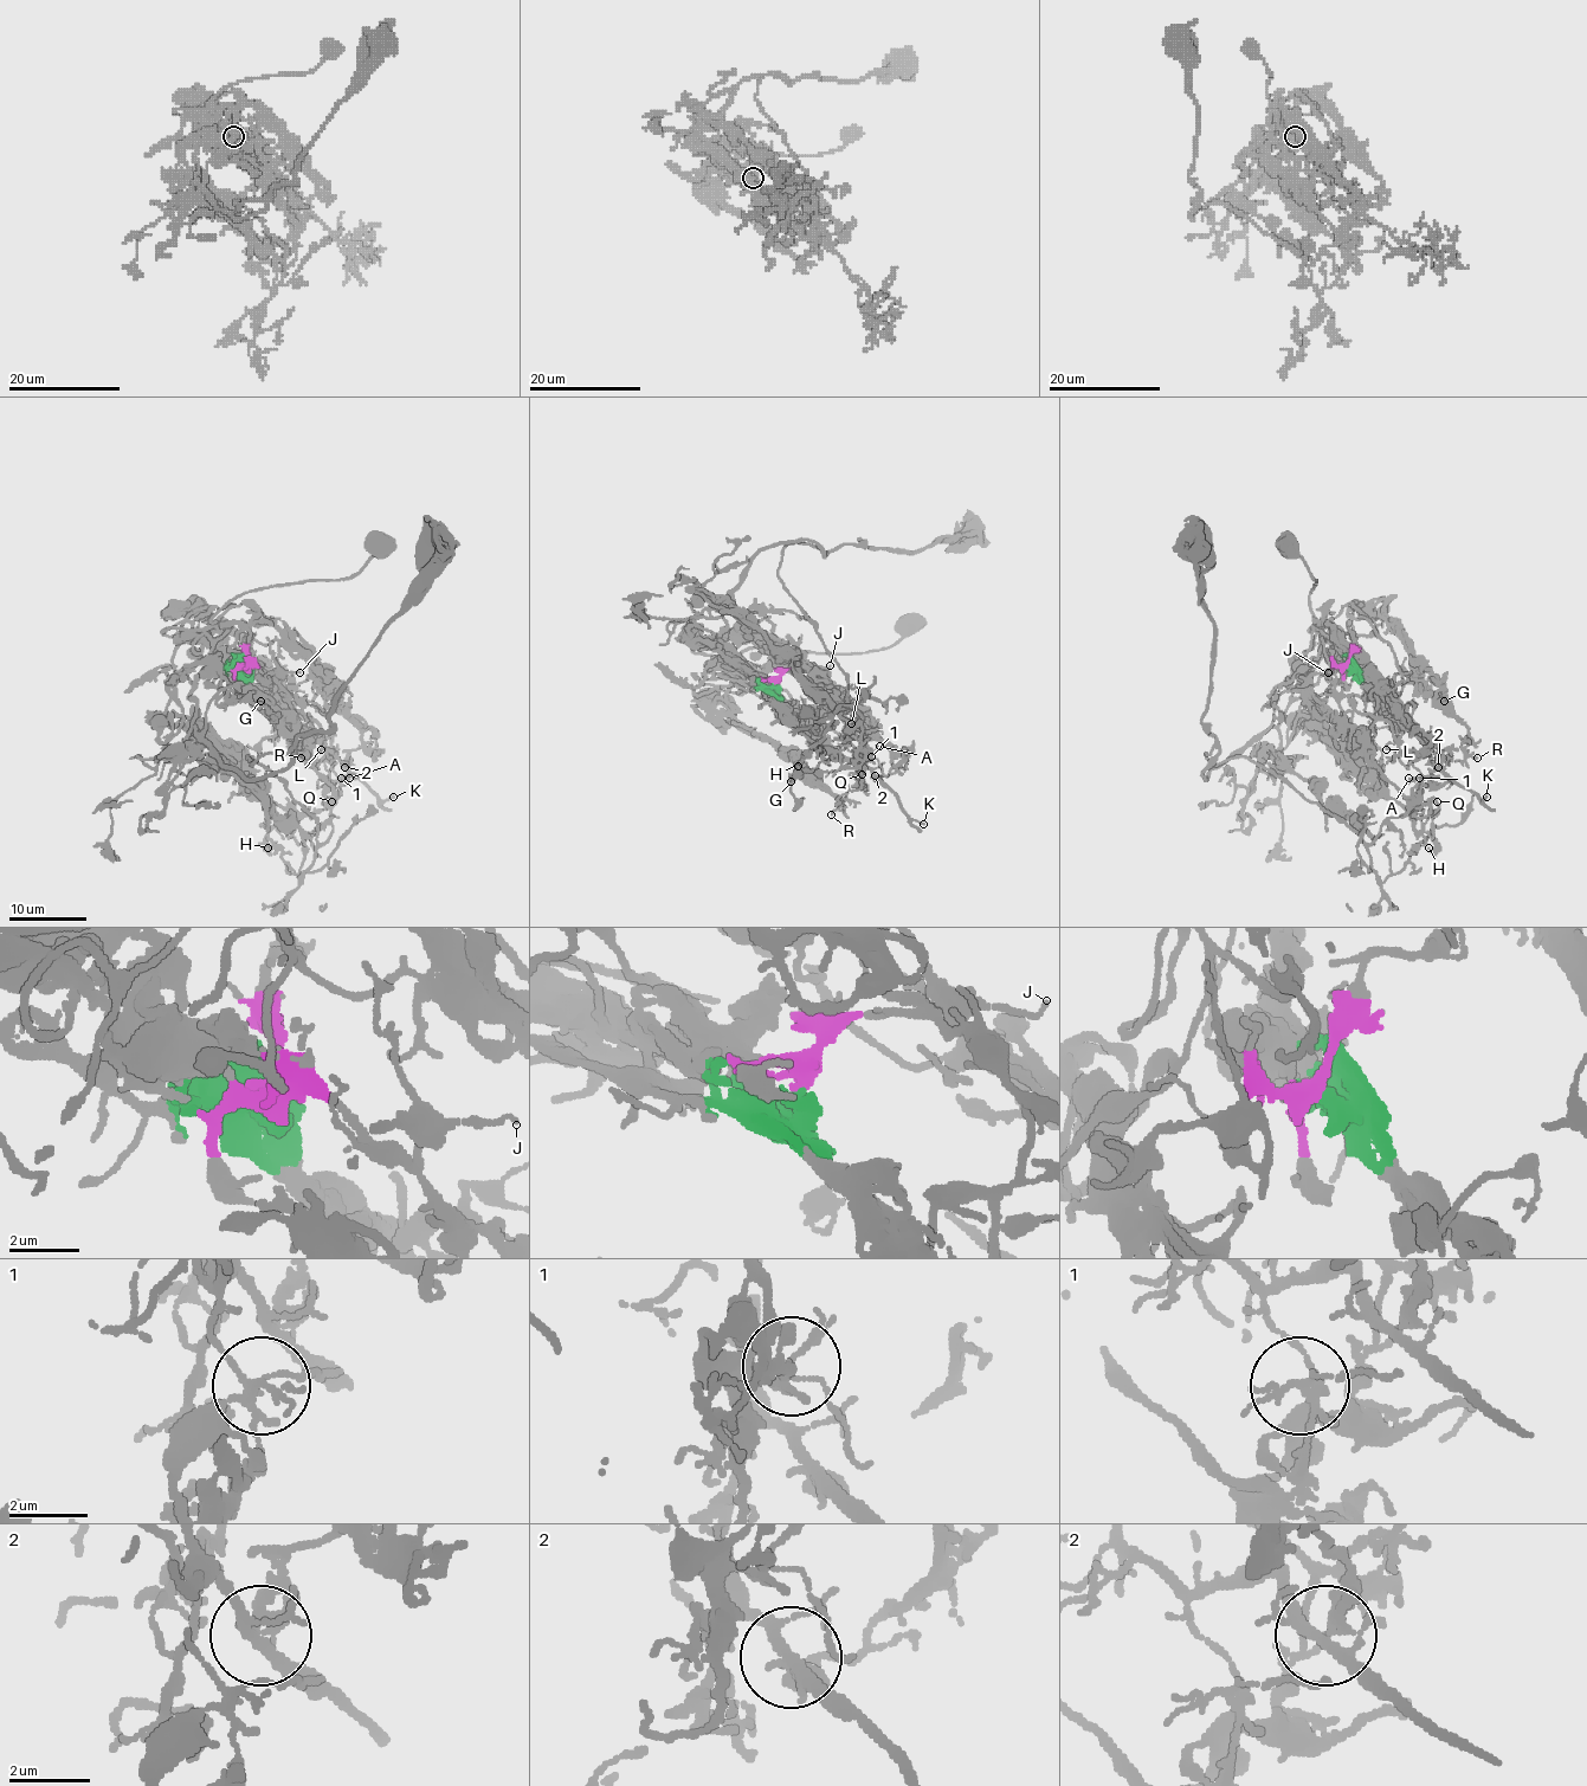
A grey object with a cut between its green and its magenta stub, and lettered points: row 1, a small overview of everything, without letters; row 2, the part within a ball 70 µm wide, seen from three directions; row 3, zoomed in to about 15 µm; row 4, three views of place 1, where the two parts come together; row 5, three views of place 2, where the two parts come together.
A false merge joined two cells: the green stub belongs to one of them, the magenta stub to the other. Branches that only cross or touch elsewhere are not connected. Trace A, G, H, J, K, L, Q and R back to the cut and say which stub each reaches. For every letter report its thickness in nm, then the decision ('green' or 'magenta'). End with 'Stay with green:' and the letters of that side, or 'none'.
A: calibre 90 nm; green
G: calibre 160 nm; green
H: calibre 150 nm; green
J: calibre 120 nm; magenta
K: calibre 110 nm; magenta
L: calibre 140 nm; magenta
Q: calibre 140 nm; green
R: calibre 180 nm; green
Stay with green: A, G, H, Q, R

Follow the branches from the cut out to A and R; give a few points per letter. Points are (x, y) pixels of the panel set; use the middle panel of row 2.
A: (775, 685), (780, 700), (863, 773), (858, 767), (879, 746)
R: (775, 685), (768, 690), (737, 676), (723, 688), (731, 713), (774, 740), (808, 779), (842, 801), (832, 816)

